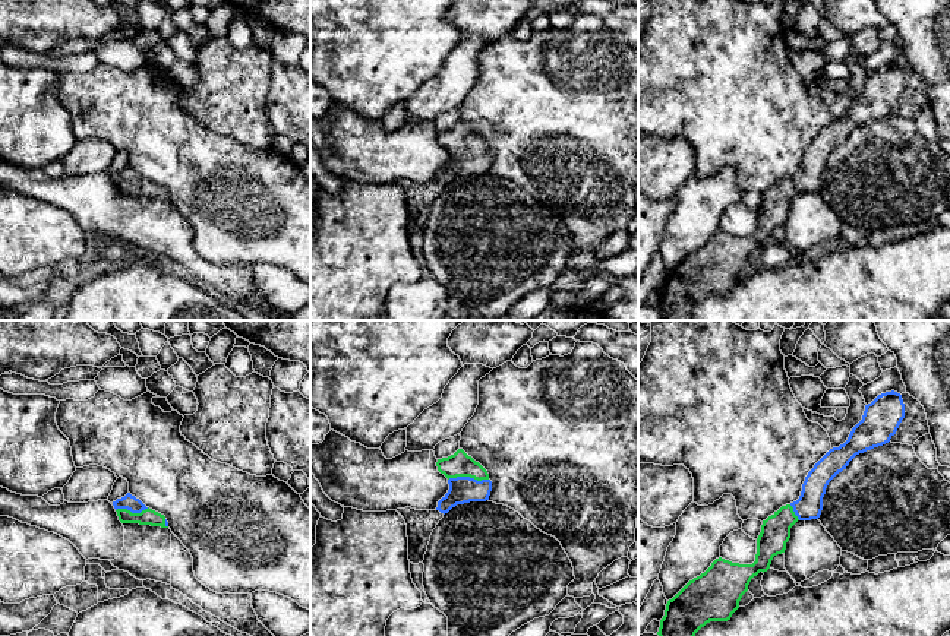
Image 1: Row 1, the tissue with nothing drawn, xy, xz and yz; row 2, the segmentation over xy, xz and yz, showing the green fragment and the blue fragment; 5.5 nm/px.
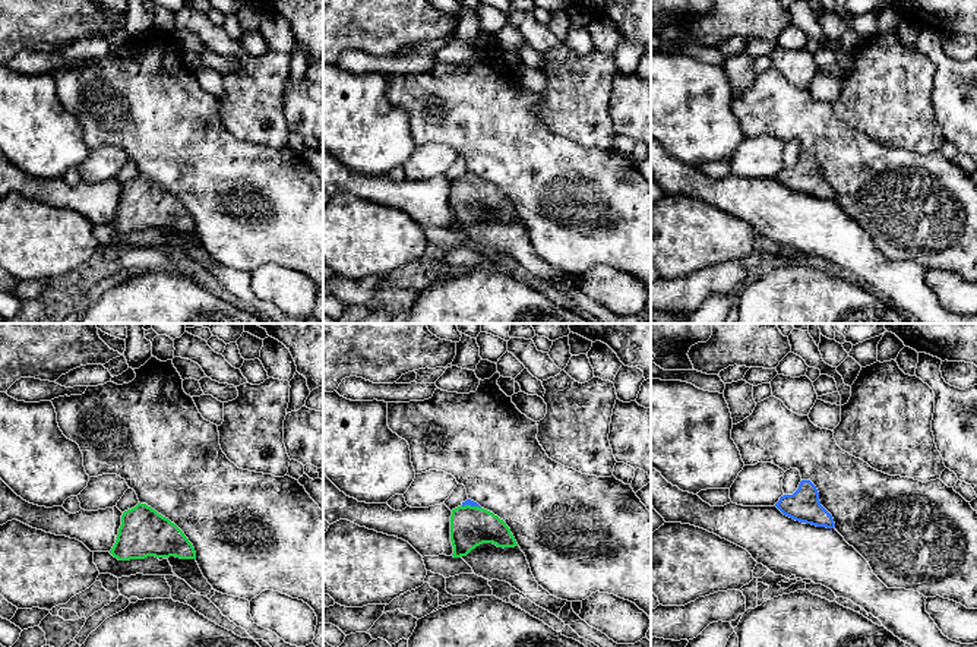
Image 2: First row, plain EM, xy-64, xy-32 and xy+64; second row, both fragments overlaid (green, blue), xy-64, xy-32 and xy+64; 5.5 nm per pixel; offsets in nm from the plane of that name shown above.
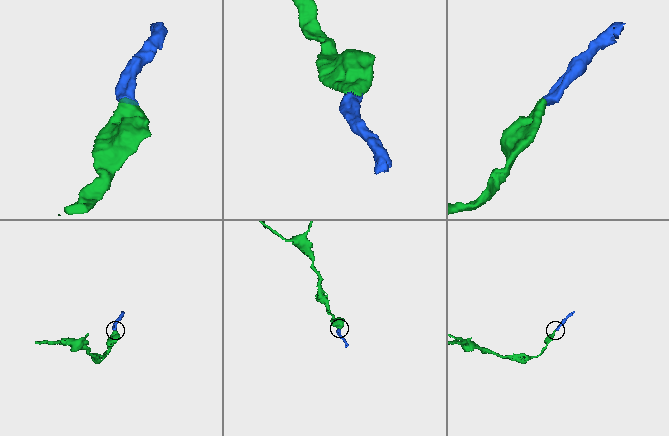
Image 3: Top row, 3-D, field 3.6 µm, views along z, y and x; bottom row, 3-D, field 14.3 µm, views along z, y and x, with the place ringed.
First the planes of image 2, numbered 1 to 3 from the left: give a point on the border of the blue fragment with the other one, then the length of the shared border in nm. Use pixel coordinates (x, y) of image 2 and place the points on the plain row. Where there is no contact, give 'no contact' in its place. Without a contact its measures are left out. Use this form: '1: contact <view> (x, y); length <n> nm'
1: no contact
2: contact xy-32 (470, 177); length 110 nm
3: no contact

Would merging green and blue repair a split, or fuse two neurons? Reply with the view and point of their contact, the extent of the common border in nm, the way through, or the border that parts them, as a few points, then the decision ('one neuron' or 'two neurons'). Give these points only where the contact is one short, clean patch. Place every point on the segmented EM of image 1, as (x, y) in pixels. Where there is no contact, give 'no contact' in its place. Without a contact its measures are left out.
contact xz (467, 475); length 220 nm; way xz (460, 464), (460, 468), (467, 475), (467, 483), (461, 490); one neuron

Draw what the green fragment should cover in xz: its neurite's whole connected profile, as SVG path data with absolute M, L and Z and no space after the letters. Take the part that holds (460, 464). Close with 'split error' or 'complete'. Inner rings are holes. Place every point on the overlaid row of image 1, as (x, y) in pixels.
M463 449L438 459L436 466L449 484L448 493L438 501L436 510L441 513L448 513L457 504L489 500L492 481L487 471Z; split error

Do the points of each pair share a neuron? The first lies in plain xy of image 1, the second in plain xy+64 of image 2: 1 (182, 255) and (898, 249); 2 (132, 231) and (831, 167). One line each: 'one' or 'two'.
1: two
2: two

